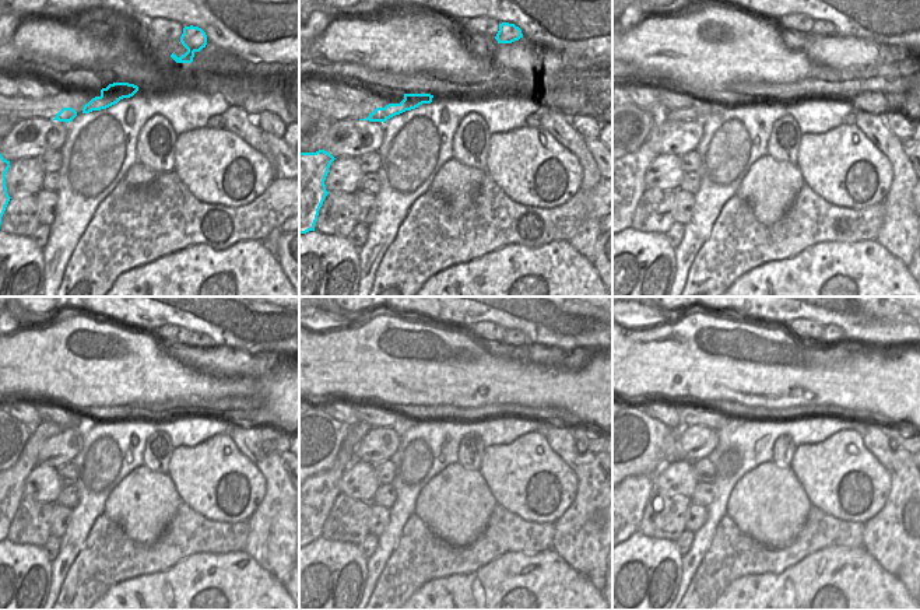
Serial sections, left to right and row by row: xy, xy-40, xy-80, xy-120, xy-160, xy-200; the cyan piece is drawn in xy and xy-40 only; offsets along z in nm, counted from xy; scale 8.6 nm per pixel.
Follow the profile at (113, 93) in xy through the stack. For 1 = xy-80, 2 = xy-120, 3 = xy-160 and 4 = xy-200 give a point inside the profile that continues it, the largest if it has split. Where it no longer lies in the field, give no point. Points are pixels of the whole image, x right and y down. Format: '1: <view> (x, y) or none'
1: xy-80 (709, 107)
2: xy-120 (14, 477)
3: xy-160 (327, 483)
4: xy-200 (641, 486)

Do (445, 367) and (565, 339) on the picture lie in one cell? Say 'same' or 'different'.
different

